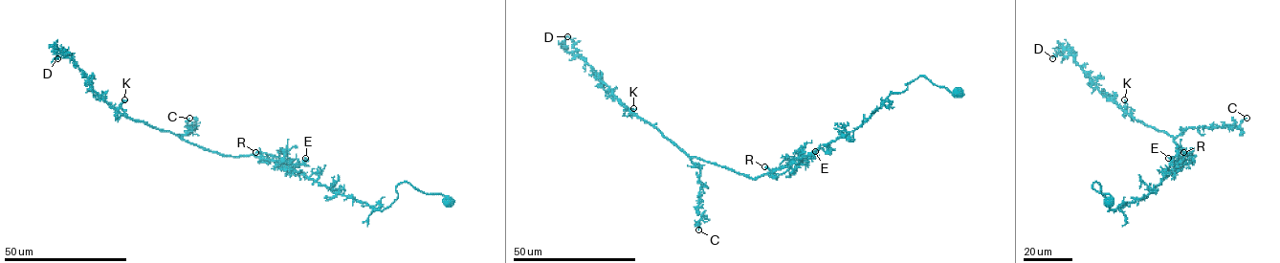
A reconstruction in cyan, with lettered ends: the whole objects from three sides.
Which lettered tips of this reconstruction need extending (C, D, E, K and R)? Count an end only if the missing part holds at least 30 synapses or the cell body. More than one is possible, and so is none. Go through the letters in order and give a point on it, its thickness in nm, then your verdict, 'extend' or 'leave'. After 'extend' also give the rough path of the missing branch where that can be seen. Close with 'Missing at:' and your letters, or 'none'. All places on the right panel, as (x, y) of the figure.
C: (1246, 118) | 260 nm | leave
D: (1052, 58) | 130 nm | leave
E: (1168, 158) | 240 nm | leave
K: (1124, 99) | 110 nm | leave
R: (1183, 152) | 460 nm | leave
Missing at: none

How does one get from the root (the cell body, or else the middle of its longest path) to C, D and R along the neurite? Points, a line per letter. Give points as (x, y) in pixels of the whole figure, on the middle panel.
C: (959, 93), (921, 76), (851, 131), (754, 178), (693, 157), (700, 169), (698, 230)
D: (959, 93), (921, 76), (851, 131), (749, 178), (690, 157), (638, 119), (567, 36)
R: (959, 93), (955, 96), (921, 76), (905, 84), (905, 91), (893, 93), (851, 131), (784, 166), (764, 166)

